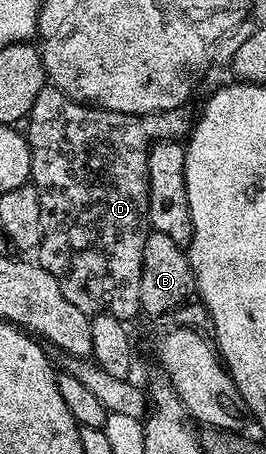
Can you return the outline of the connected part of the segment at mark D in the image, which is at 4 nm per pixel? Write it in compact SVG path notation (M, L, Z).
M46 86L39 94L39 98L35 98L35 106L31 106L27 117L27 139L29 141L29 149L31 150L31 183L39 194L39 202L41 203L41 246L36 249L35 256L42 268L46 268L55 278L55 282L59 282L59 290L63 290L63 298L67 298L67 302L71 302L71 306L75 306L79 310L83 310L85 315L92 318L99 315L114 316L126 322L132 321L133 315L141 312L141 299L139 298L139 286L141 285L141 267L143 266L143 246L147 242L150 234L149 227L149 150L159 140L176 140L188 137L194 123L194 117L189 117L190 109L188 107L176 108L175 110L167 110L166 112L152 112L146 116L136 116L135 114L119 114L115 110L107 110L106 108L95 108L92 104L83 104L79 100L73 100L67 94L63 94L57 88Z

